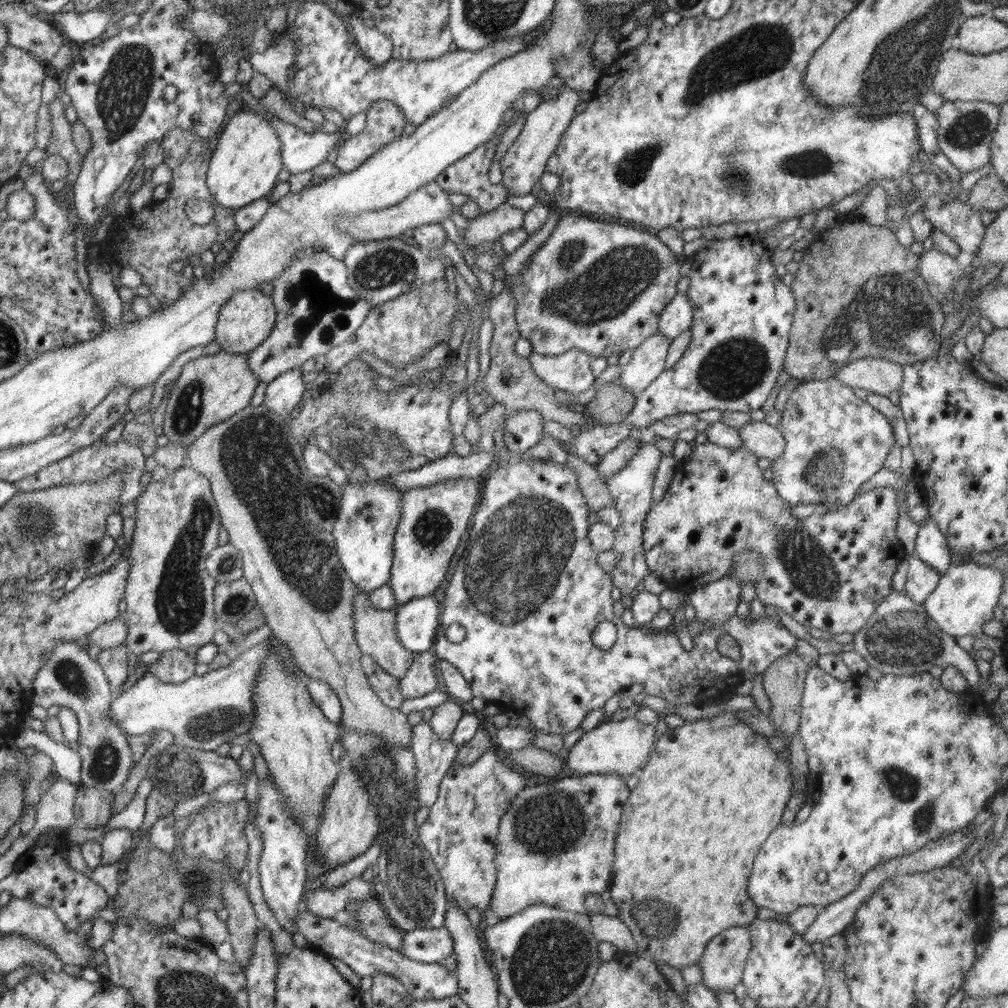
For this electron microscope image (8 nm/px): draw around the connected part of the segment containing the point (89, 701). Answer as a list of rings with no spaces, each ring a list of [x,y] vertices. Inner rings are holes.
[[[59,640],[53,648],[49,661],[36,673],[36,679],[32,683],[31,703],[45,709],[56,705],[74,711],[80,726],[80,736],[75,748],[81,758],[80,785],[94,786],[100,790],[115,792],[126,782],[129,770],[133,766],[133,755],[130,746],[128,746],[129,736],[126,736],[114,721],[108,720],[108,711],[110,711],[110,705],[112,705],[115,696],[110,692],[110,684],[108,684],[100,663],[97,660],[92,660],[85,650],[86,647],[75,642]]]

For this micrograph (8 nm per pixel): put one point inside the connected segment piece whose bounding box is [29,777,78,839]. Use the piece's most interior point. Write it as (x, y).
(55, 810)

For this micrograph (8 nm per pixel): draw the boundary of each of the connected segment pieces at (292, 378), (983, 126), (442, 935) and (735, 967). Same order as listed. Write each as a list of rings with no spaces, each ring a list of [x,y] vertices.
[[[300,368],[288,369],[279,377],[267,383],[263,405],[272,412],[287,419],[304,396],[308,386],[302,381],[303,373]]]
[[[984,101],[944,102],[936,111],[938,120],[938,144],[948,160],[961,172],[962,176],[972,170],[980,170],[990,161],[989,146],[999,121],[999,105]]]
[[[446,927],[404,932],[402,955],[423,963],[436,963],[452,955],[453,942]]]
[[[733,926],[711,938],[699,965],[702,983],[714,994],[733,992],[743,977],[743,970],[750,953],[750,933],[745,926]]]

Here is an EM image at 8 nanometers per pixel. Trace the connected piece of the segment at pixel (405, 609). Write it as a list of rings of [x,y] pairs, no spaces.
[[[433,595],[412,599],[404,604],[398,605],[396,610],[395,632],[402,645],[411,653],[423,653],[433,648],[437,629],[440,626],[440,608]]]

